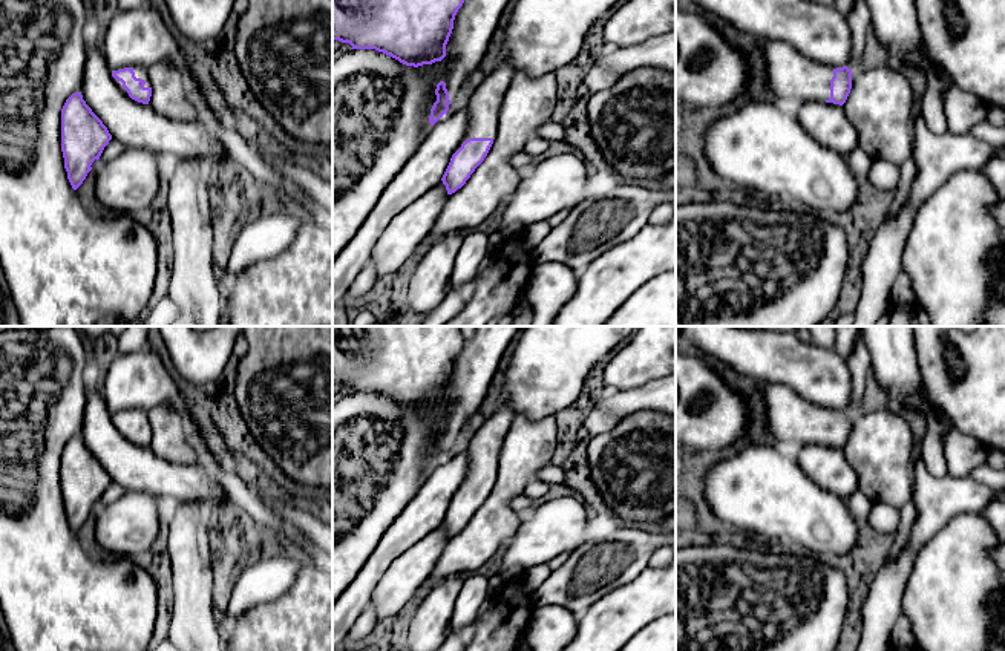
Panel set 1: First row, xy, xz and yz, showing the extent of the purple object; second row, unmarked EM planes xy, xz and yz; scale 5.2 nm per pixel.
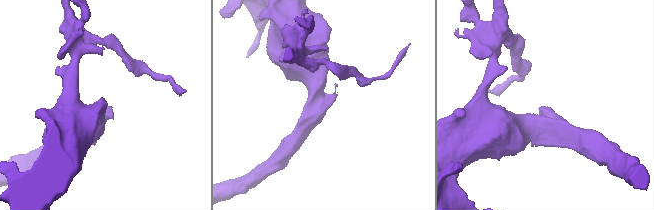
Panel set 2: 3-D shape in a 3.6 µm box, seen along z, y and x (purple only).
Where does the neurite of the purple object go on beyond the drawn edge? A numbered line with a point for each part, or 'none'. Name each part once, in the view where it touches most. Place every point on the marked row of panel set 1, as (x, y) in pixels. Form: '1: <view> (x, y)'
1: yz (794, 78)

